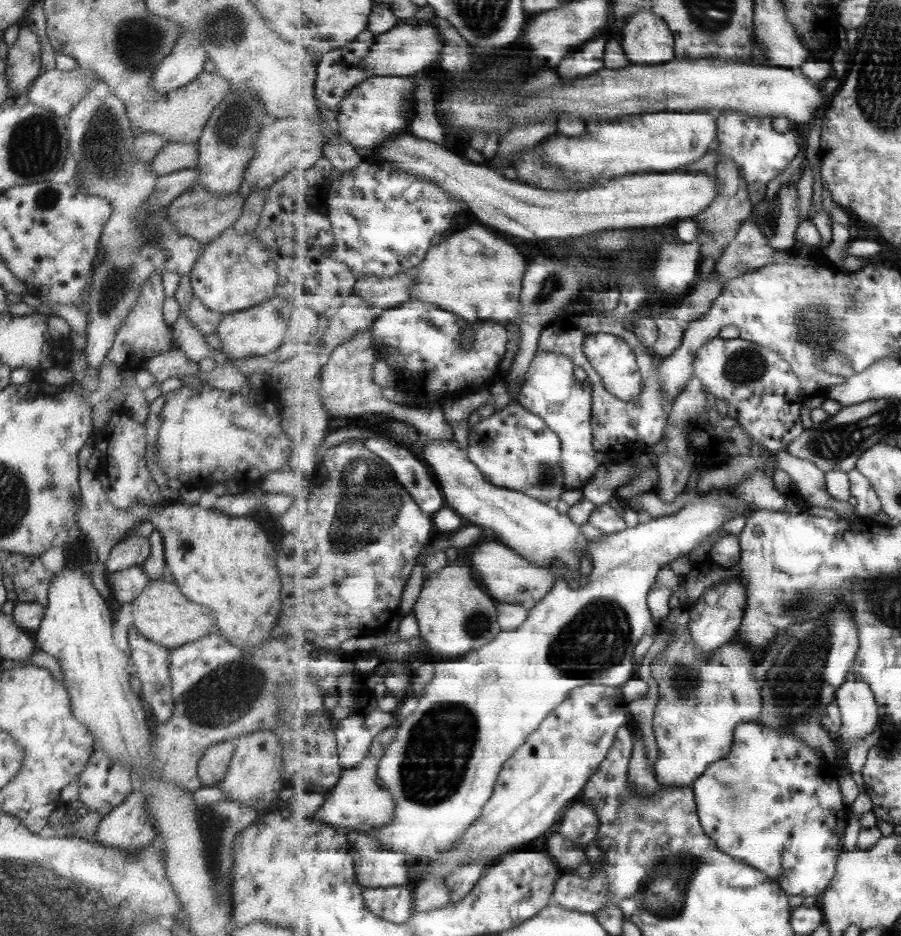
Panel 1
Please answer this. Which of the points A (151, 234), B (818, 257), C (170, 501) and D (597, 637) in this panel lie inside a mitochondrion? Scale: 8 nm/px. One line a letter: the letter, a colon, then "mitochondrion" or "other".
A: mitochondrion
B: other
C: other
D: mitochondrion

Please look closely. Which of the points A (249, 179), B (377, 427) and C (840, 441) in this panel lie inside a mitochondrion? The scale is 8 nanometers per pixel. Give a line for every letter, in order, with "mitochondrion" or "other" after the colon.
A: other
B: other
C: mitochondrion

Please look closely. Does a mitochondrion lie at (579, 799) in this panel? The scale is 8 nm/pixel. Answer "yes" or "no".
no

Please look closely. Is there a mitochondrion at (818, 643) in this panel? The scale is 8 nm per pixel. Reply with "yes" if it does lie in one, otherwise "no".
yes

